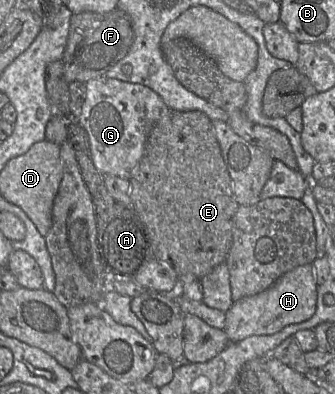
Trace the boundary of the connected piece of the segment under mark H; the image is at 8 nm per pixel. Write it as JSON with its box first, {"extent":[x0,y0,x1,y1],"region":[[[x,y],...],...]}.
{"extent":[224,264,318,342],"region":[[[305,264],[285,273],[269,289],[245,297],[226,312],[224,330],[230,342],[238,342],[253,335],[272,335],[288,325],[310,319],[317,305],[318,285],[312,264]]]}

